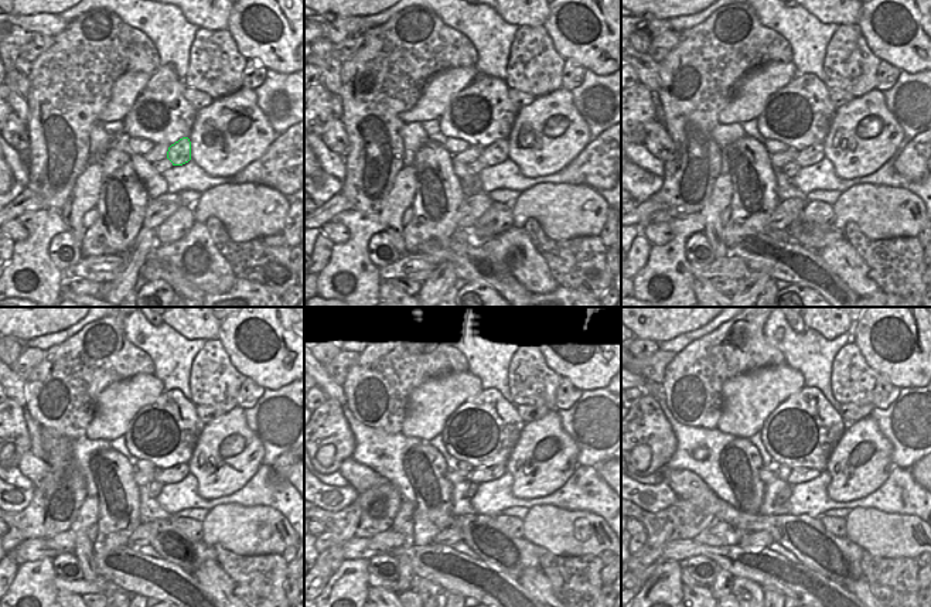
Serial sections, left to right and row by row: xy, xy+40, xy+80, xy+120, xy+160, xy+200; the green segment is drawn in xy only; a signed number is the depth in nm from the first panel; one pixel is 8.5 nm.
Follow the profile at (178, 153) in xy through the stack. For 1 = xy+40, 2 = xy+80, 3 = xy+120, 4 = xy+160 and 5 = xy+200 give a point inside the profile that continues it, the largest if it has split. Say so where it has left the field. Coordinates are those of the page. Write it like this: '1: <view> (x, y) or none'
1: xy+40 (495, 153)
2: xy+80 (814, 153)
3: xy+120 (177, 473)
4: xy+160 (484, 474)
5: xy+200 (805, 474)

